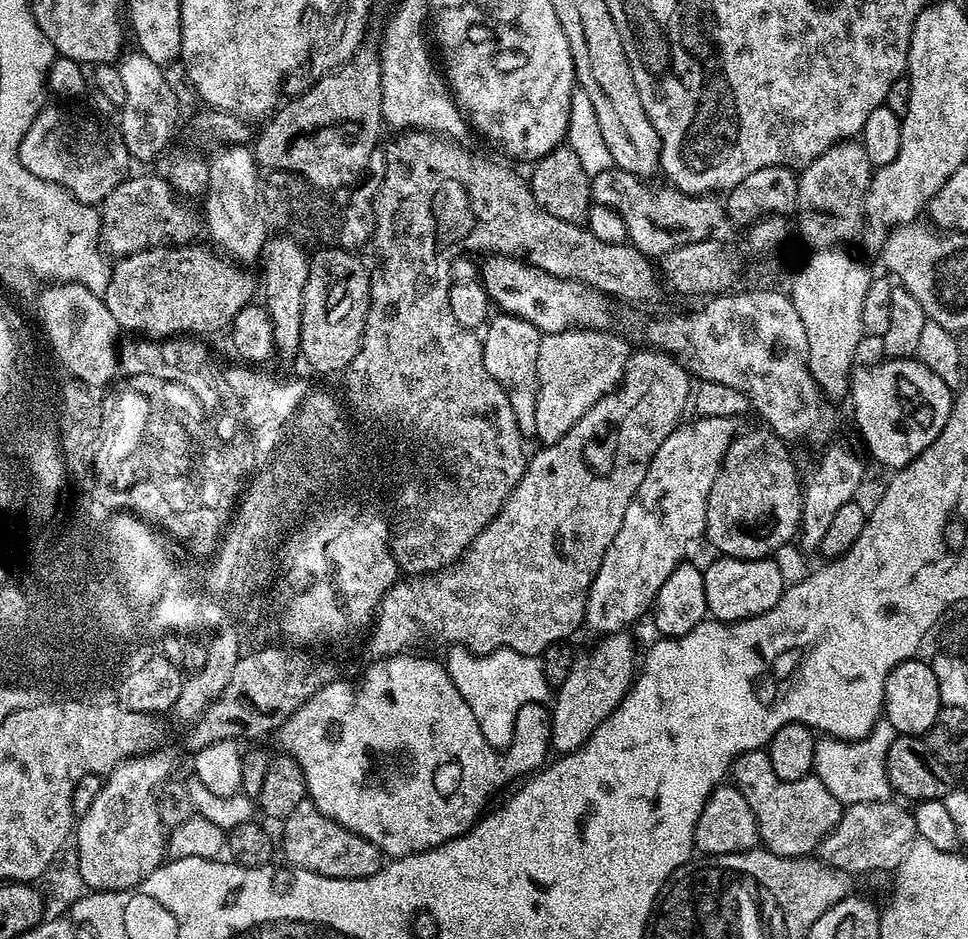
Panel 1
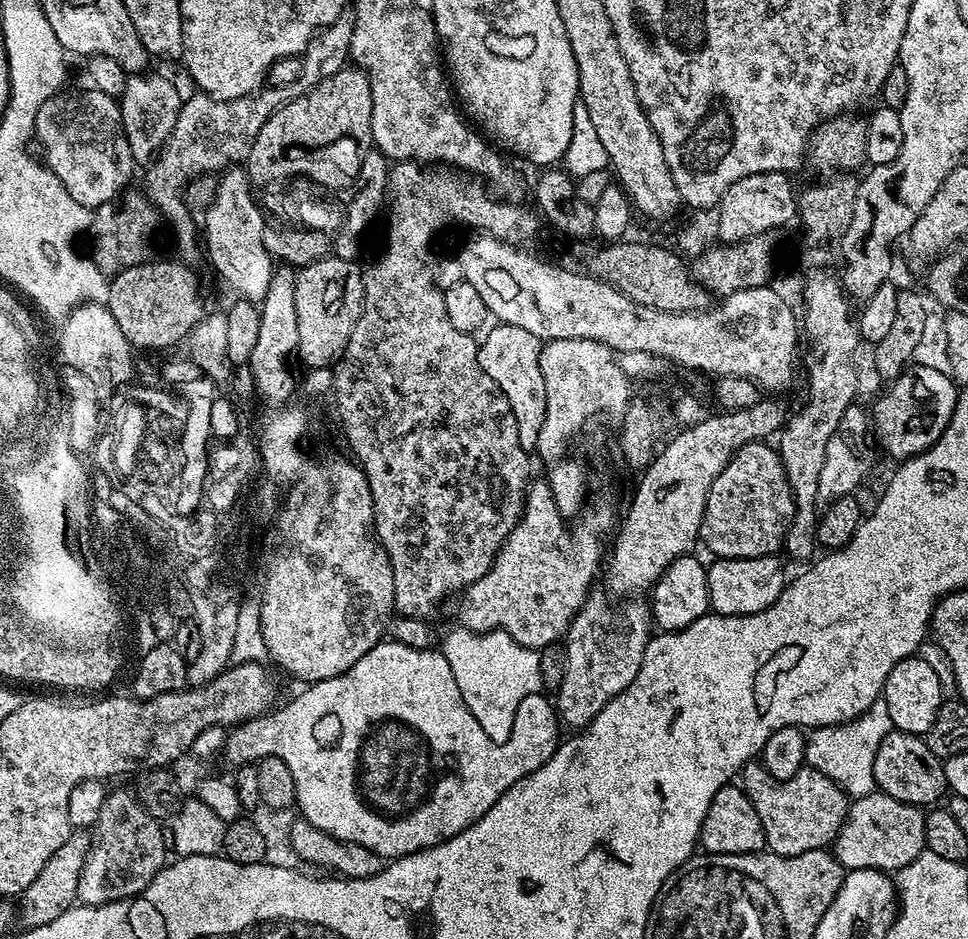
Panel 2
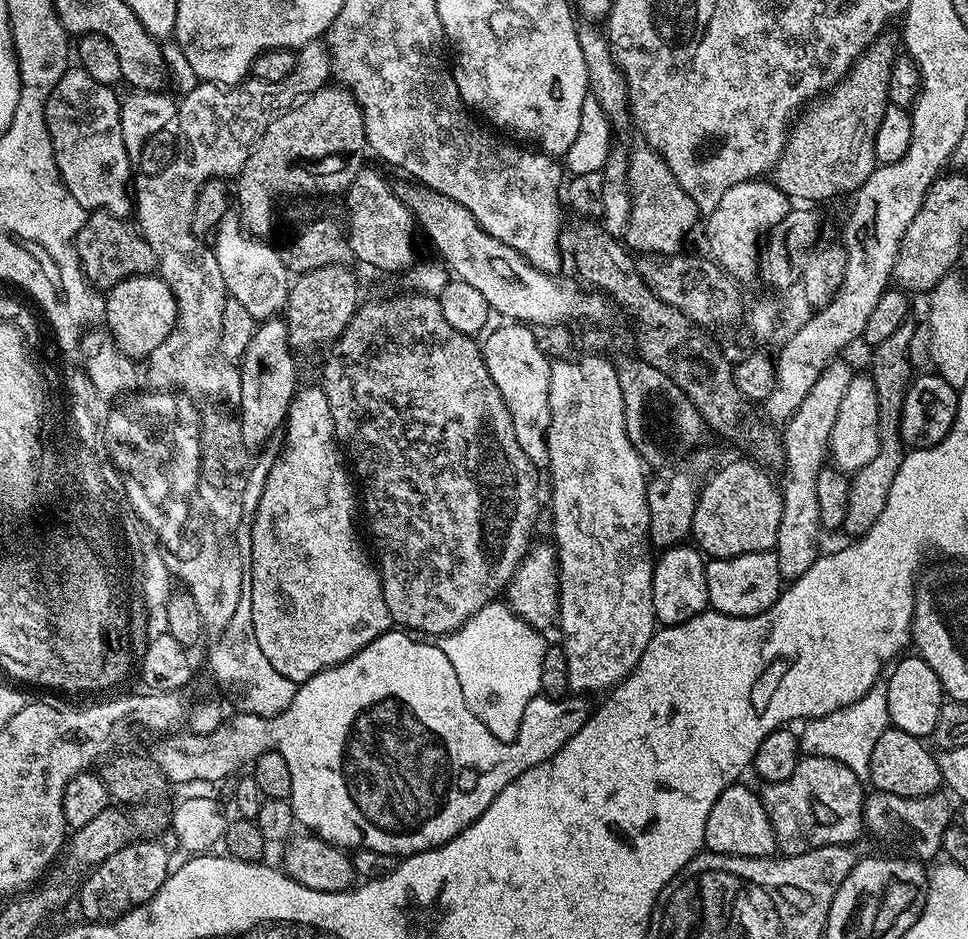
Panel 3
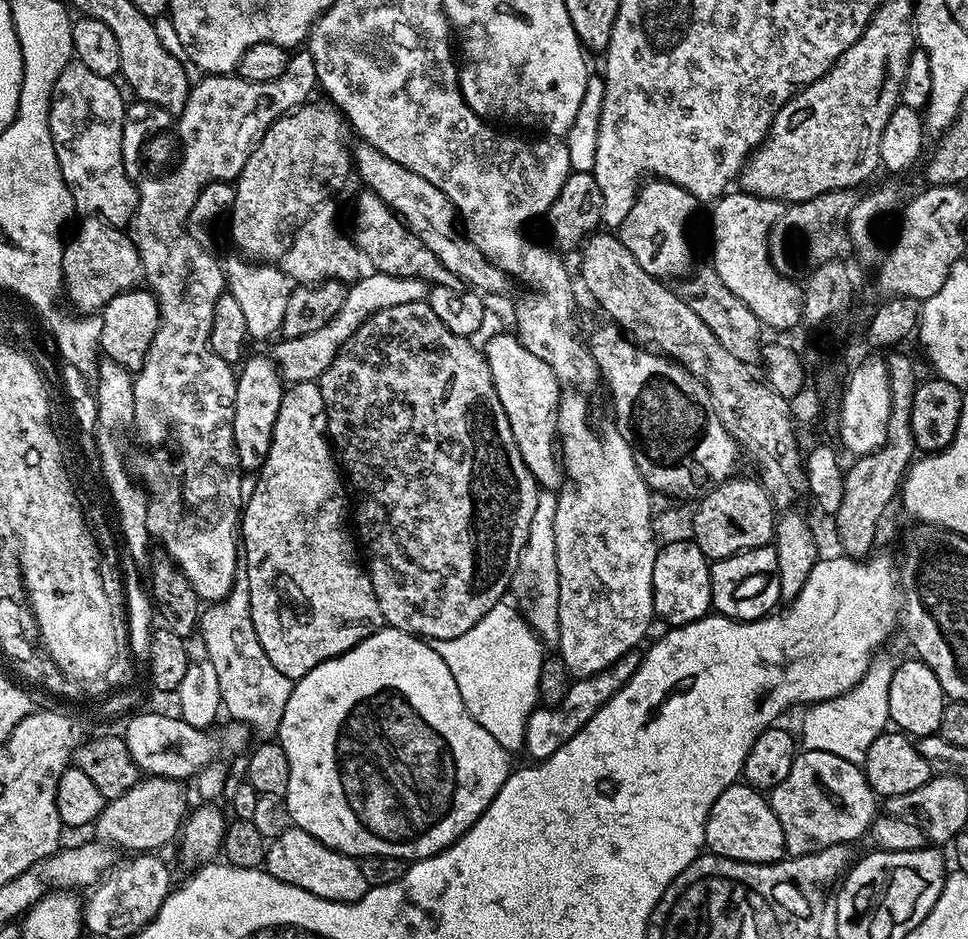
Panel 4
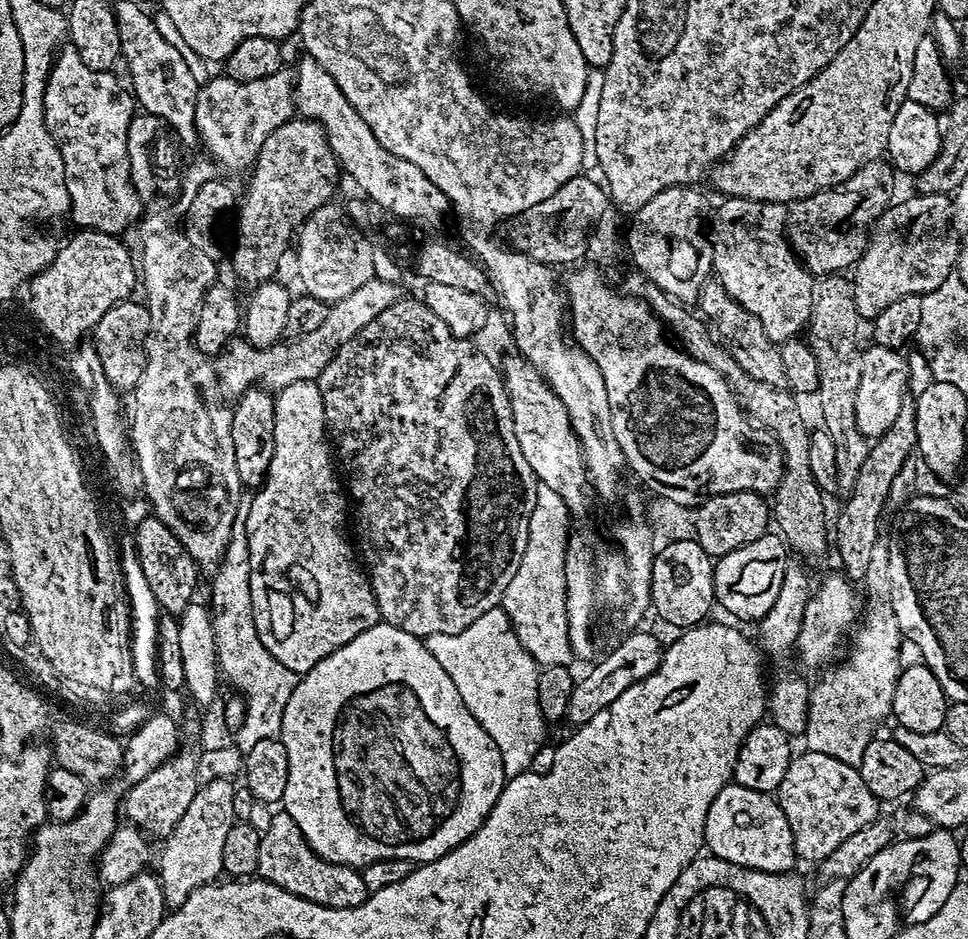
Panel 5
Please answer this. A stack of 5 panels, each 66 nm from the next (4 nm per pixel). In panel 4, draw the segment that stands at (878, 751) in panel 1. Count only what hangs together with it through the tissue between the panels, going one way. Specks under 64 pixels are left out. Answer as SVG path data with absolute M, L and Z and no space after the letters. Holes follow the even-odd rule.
M881 650L873 656L866 674L849 692L811 705L800 724L798 740L807 750L826 750L826 754L838 754L846 762L863 765L870 750L870 742L889 727L890 678L894 674L894 660ZM804 743L804 744L803 744Z

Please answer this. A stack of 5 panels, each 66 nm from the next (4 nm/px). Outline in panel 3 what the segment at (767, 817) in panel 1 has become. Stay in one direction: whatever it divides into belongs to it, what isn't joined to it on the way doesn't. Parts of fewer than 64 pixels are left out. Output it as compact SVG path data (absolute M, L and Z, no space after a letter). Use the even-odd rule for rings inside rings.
M804 756L794 766L794 774L777 784L764 784L759 798L764 804L766 814L770 818L770 826L774 830L777 849L783 855L797 856L806 854L810 850L818 850L822 846L831 844L851 845L852 839L862 832L864 825L864 797L861 779L856 777L846 766L832 758L821 756Z

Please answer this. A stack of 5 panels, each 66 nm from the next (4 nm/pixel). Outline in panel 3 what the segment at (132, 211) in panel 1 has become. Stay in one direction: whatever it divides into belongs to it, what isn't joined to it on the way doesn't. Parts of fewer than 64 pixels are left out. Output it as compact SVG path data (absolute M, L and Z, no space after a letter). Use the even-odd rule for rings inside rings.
M103 210L89 211L88 221L82 226L74 243L83 279L97 289L107 290L131 276L146 276L156 272L154 250L150 250L146 238L140 235L139 227L123 216Z

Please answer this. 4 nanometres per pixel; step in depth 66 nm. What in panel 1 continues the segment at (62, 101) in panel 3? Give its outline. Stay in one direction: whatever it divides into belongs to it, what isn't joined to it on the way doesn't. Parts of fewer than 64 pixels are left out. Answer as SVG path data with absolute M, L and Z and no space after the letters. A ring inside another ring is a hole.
M46 106L34 118L20 143L20 161L30 174L62 185L83 204L99 205L129 175L130 157L124 139L115 131L103 136L92 120L79 120L64 108Z

